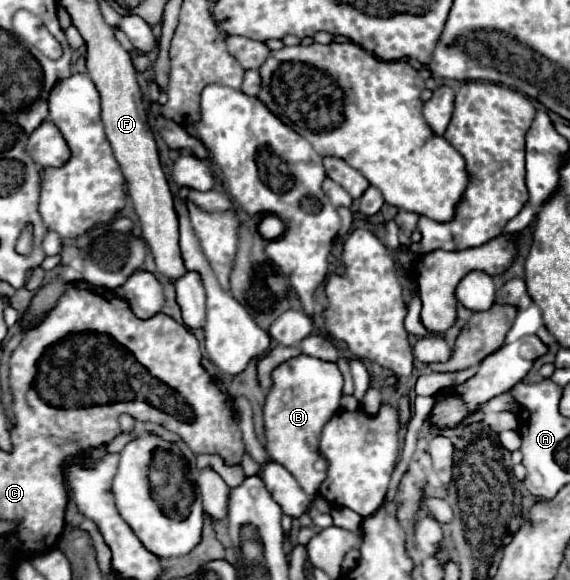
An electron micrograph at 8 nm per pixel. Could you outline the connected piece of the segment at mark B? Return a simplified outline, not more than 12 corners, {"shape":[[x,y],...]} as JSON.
{"shape":[[301,353],[273,369],[267,451],[315,495],[321,429],[337,415],[335,363]]}

